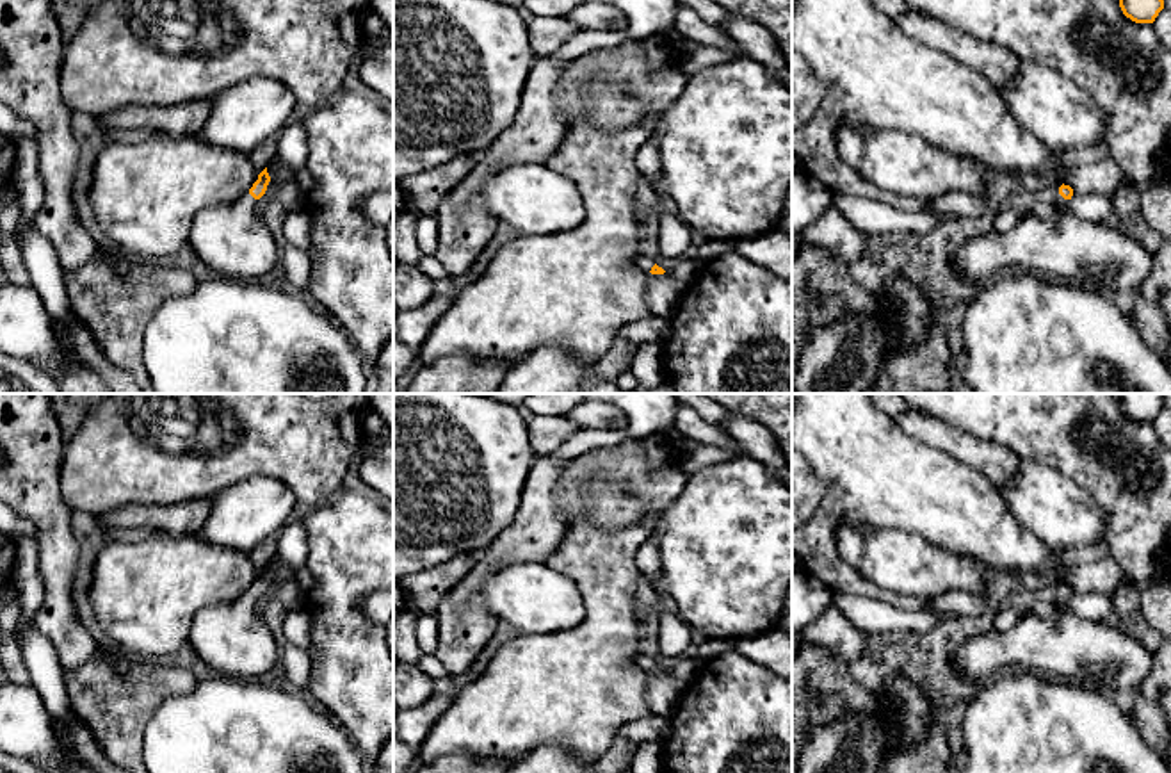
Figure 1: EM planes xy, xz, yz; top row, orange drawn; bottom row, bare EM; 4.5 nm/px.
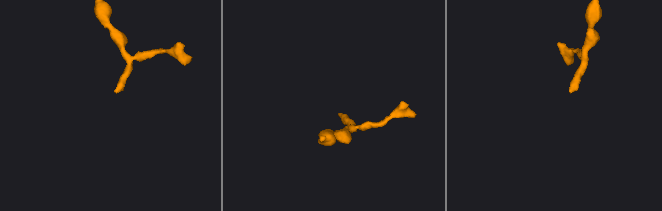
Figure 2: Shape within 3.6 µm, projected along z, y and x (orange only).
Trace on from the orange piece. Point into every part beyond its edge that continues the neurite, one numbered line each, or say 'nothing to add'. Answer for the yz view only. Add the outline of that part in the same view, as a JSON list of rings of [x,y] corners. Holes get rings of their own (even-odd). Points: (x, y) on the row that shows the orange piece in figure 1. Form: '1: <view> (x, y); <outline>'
1: yz (1093, 255); [[[1061,194],[1057,216],[1023,217],[1005,233],[968,239],[950,265],[966,281],[991,281],[1007,273],[1055,276],[1087,290],[1134,292],[1150,276],[1155,255],[1132,235],[1077,217]]]

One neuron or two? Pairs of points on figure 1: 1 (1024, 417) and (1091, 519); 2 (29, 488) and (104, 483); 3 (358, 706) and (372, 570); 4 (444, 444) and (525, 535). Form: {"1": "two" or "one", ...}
{"1": "two", "2": "two", "3": "one", "4": "two"}

